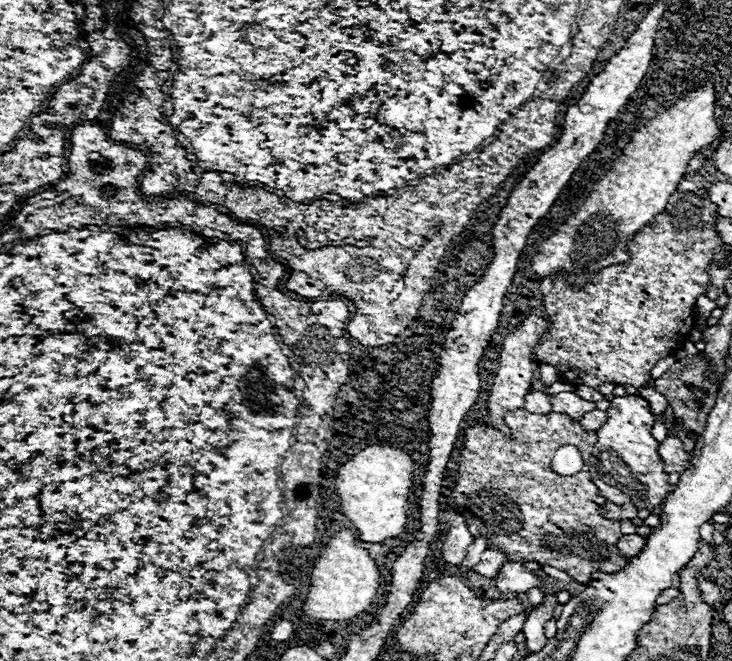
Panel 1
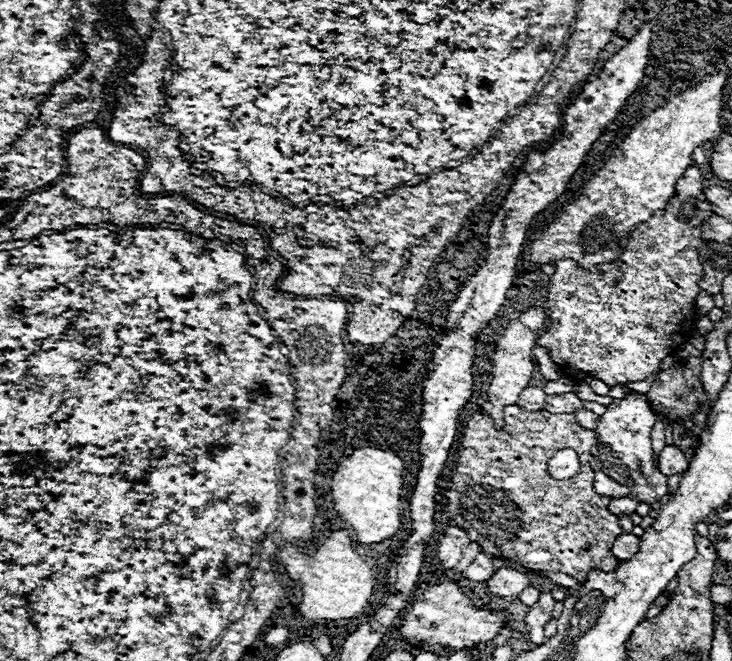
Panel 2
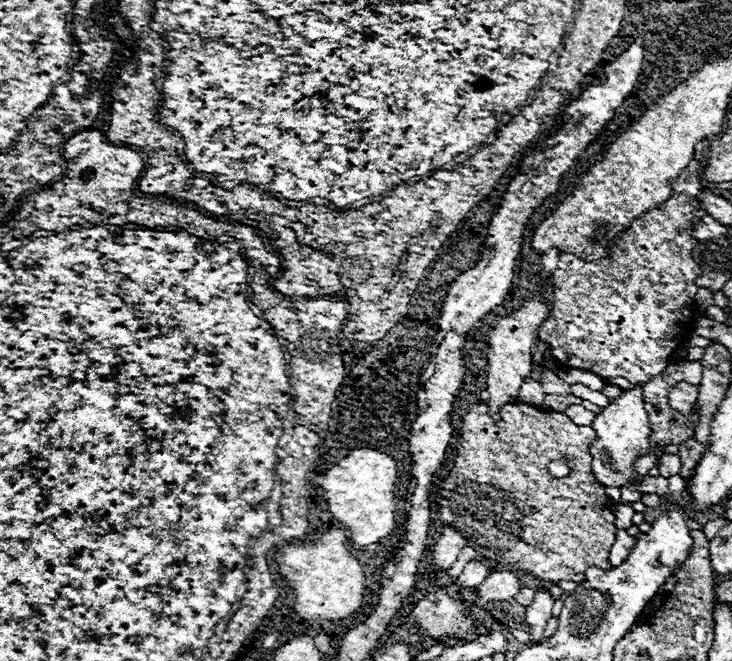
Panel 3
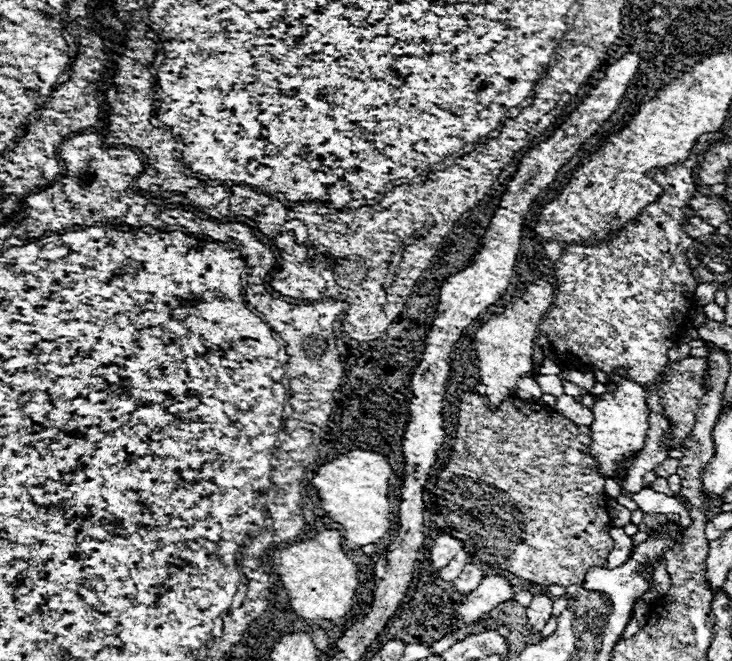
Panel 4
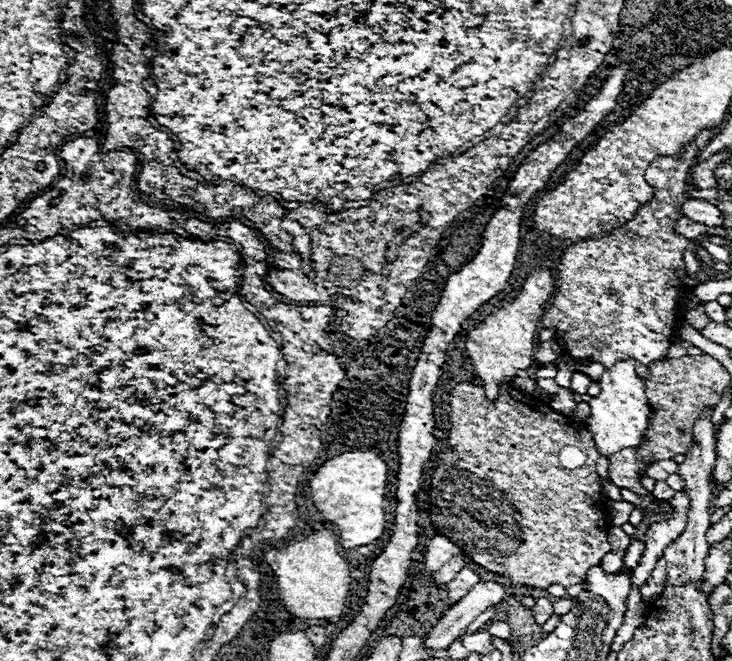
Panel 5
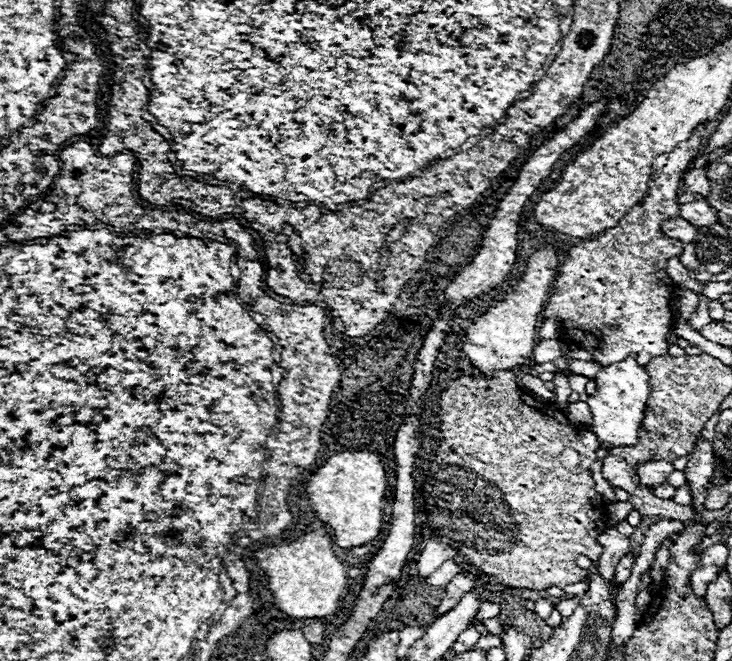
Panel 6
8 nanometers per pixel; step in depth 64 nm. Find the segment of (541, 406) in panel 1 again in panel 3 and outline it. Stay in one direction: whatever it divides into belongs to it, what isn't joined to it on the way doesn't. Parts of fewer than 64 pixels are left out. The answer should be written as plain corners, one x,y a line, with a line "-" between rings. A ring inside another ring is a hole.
528,378
524,380
524,384
520,386
520,392
518,392
518,400
524,402
524,404
534,404
534,406
542,406
544,402
544,392
542,392
542,386
540,382

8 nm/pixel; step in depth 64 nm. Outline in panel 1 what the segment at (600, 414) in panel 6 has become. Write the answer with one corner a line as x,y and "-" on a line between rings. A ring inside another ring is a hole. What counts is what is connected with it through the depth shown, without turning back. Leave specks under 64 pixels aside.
616,396
606,410
606,424
596,432
598,442
594,446
594,456
600,460
602,468
592,472
592,482
600,490
600,494
616,504
632,502
636,508
656,508
666,500
672,486
668,482
668,474
664,472
664,464
658,456
658,442
652,436
654,414
650,404
642,396

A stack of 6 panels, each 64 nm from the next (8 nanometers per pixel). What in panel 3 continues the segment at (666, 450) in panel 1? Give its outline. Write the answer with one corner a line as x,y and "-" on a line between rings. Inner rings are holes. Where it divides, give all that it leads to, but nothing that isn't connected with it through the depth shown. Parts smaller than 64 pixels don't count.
662,454
662,460
658,464
658,470
660,470
660,476
664,478
670,478
674,474
680,474
680,456
674,456
674,454

